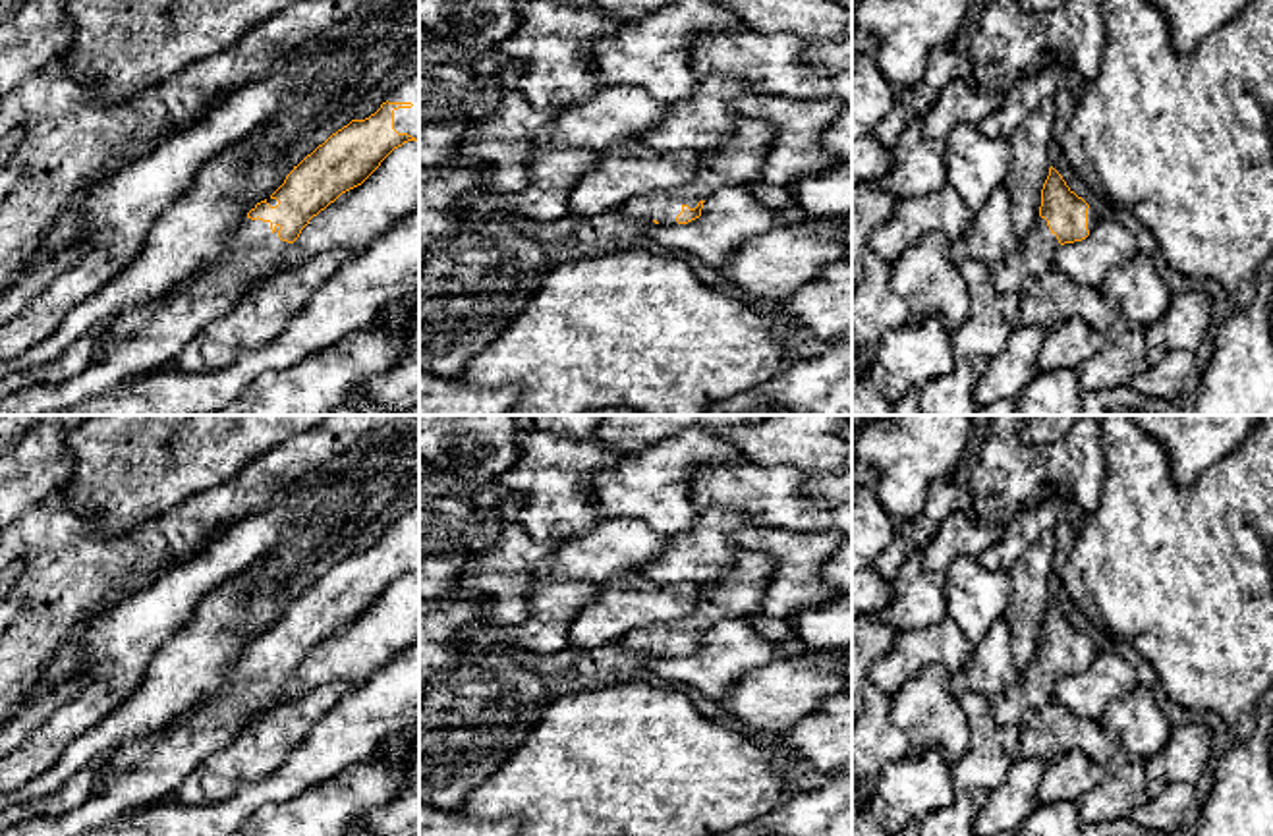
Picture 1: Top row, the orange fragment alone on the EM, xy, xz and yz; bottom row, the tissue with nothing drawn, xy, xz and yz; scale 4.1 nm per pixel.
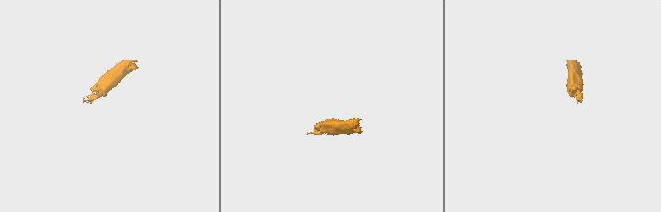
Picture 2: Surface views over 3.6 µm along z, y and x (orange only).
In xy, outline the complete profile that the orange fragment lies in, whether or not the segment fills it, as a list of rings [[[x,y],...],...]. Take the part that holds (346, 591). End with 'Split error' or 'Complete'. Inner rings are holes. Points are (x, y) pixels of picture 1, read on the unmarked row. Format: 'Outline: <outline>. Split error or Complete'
Outline: [[[419,504],[408,510],[365,552],[352,552],[307,587],[286,608],[284,616],[265,633],[257,635],[230,672],[232,685],[207,703],[176,718],[158,736],[116,751],[100,776],[99,790],[79,807],[62,815],[44,815],[21,821],[0,836],[85,836],[102,828],[116,817],[180,794],[185,778],[209,757],[238,741],[238,736],[263,712],[272,709],[286,683],[299,670],[313,649],[334,635],[342,626],[361,618],[381,595],[408,573],[419,571]]]. Split error

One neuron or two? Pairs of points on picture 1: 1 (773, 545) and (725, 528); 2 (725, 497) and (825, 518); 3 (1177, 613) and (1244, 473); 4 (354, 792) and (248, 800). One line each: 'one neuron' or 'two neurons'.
1: two neurons
2: one neuron
3: one neuron
4: two neurons

